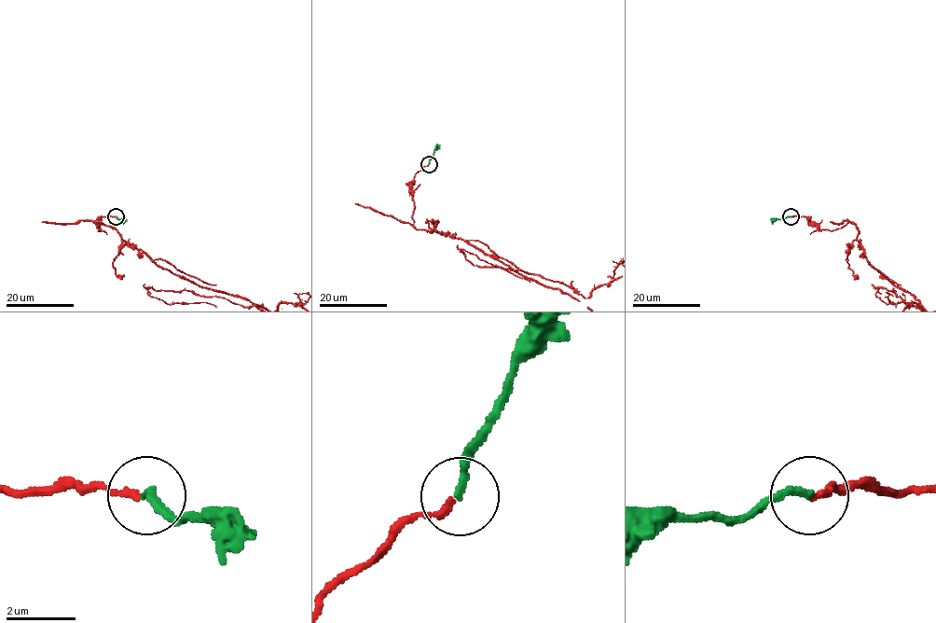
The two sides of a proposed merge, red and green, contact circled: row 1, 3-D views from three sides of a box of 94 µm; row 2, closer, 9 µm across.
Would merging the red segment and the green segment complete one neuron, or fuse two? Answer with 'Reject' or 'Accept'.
Accept

